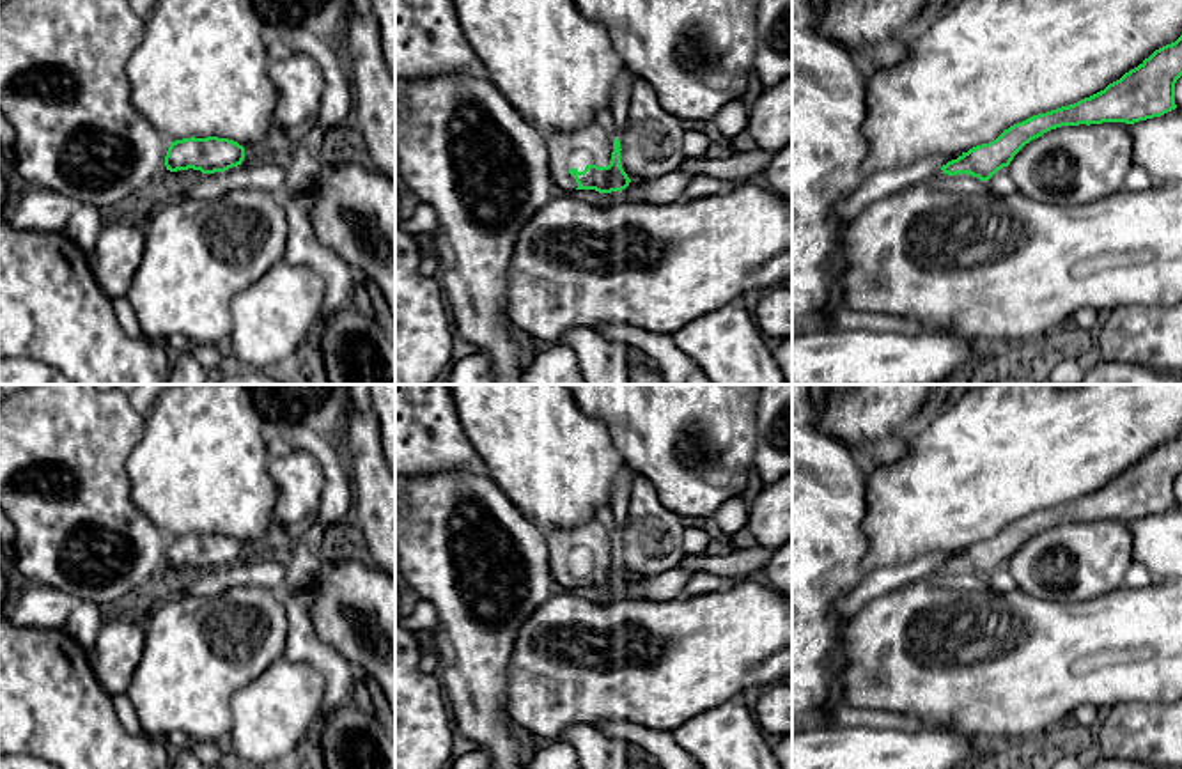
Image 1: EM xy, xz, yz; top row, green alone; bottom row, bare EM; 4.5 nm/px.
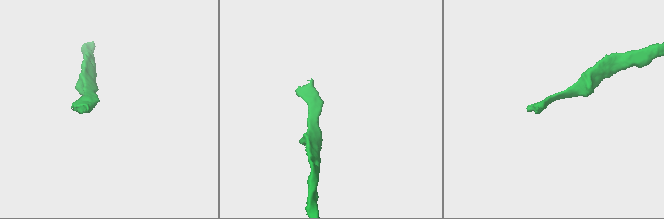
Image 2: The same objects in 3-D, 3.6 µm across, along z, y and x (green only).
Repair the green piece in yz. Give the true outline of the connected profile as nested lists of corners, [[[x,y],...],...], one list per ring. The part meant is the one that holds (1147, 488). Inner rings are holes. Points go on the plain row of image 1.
[[[1182,432],[1145,455],[1138,464],[1109,480],[1104,487],[1074,501],[1033,512],[1005,526],[996,537],[976,542],[948,558],[948,572],[969,571],[989,578],[1008,563],[1031,537],[1061,523],[1125,519],[1161,514],[1177,505],[1175,480],[1182,473]]]

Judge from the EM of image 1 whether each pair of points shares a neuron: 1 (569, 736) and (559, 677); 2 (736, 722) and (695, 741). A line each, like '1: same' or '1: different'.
1: different
2: same

